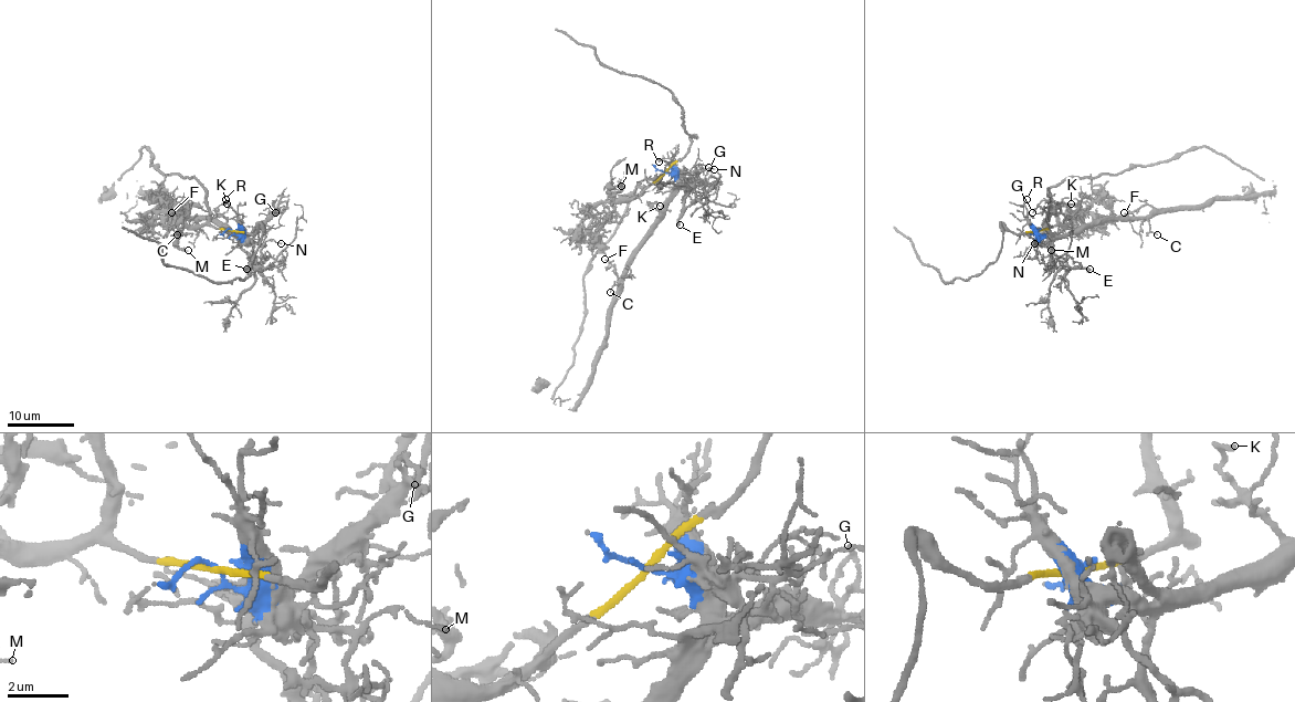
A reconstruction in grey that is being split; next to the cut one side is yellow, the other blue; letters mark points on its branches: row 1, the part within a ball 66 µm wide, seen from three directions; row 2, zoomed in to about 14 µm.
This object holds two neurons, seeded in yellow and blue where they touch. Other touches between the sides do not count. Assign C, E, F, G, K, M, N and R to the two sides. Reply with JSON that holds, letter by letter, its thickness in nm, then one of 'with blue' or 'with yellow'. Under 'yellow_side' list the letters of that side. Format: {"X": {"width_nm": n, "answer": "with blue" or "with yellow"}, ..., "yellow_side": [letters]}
{"C": {"width_nm": 90, "answer": "with blue"}, "E": {"width_nm": 320, "answer": "with blue"}, "F": {"width_nm": 100, "answer": "with blue"}, "G": {"width_nm": 160, "answer": "with blue"}, "K": {"width_nm": 150, "answer": "with blue"}, "M": {"width_nm": 120, "answer": "with yellow"}, "N": {"width_nm": 70, "answer": "with blue"}, "R": {"width_nm": 100, "answer": "with blue"}, "yellow_side": ["M"]}

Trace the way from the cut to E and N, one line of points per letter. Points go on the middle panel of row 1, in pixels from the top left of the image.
E: (664, 171), (676, 174), (686, 187), (680, 226)
N: (664, 171), (696, 175), (715, 168)

